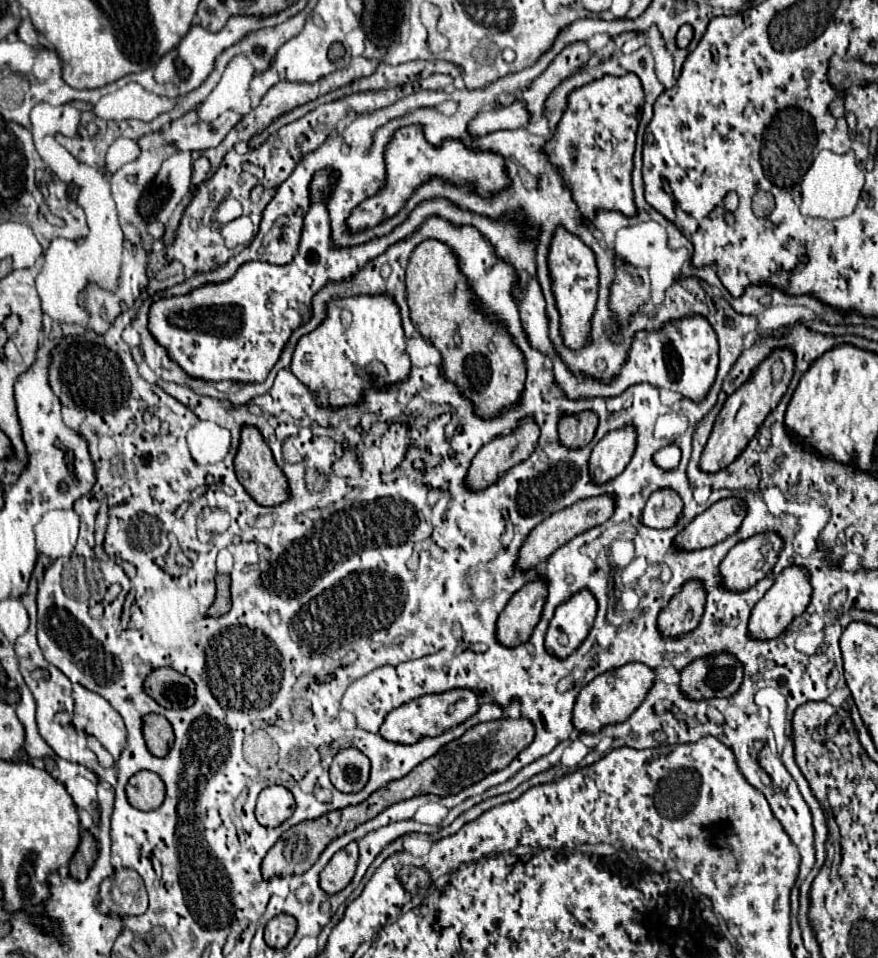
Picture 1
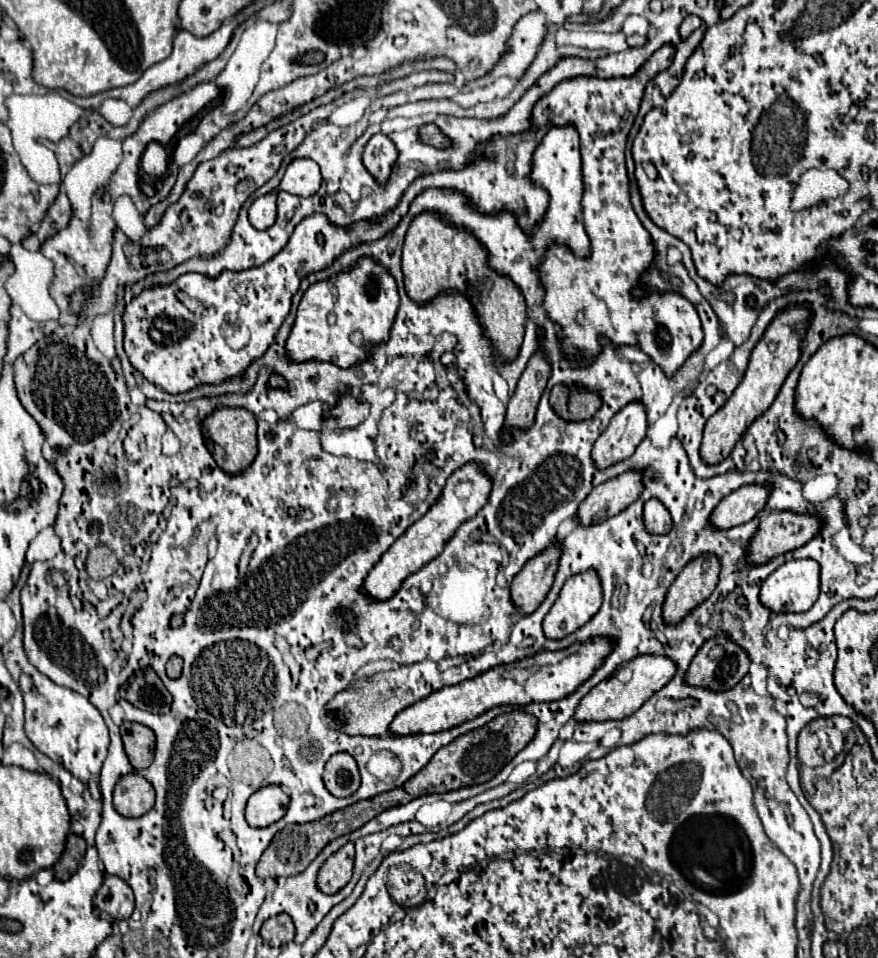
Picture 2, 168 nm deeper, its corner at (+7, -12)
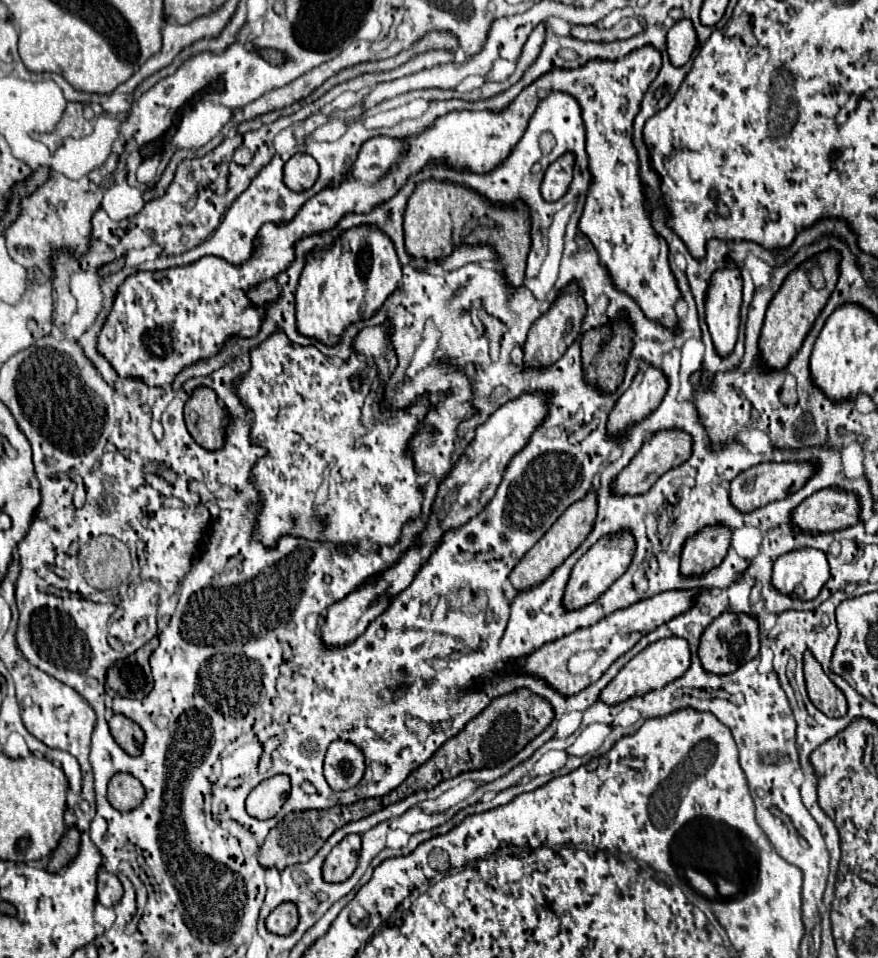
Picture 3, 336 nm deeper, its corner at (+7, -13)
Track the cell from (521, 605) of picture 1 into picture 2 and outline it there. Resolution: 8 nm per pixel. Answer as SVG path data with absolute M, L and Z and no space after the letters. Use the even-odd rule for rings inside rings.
M560 539L546 551L538 553L534 559L528 559L522 571L512 579L510 593L514 605L522 613L532 613L548 595L560 559Z

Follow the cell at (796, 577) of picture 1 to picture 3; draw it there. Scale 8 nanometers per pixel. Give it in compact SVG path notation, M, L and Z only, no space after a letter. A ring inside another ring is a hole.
M802 548L774 562L772 586L784 596L800 594L800 600L814 600L828 578L830 568L826 556L816 548Z

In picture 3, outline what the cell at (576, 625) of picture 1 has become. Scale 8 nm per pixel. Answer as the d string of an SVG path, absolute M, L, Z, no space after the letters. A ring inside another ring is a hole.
M618 534L618 536L598 540L598 544L594 544L572 568L570 580L564 590L562 606L566 610L580 610L580 608L586 608L588 604L596 602L610 588L610 584L626 572L626 568L630 566L630 560L632 560L632 552L634 552L634 538L630 534Z

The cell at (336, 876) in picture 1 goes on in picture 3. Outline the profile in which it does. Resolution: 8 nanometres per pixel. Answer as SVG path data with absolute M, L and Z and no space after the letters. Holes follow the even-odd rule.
M350 834L338 846L332 848L322 866L322 878L326 882L344 882L354 874L360 854L360 836Z

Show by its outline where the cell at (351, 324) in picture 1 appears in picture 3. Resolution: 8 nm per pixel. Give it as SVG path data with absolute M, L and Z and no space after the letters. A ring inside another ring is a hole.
M368 226L344 232L328 252L310 254L300 274L296 290L298 332L326 346L336 346L350 324L368 320L382 308L386 298L398 288L400 278L400 262L388 236Z

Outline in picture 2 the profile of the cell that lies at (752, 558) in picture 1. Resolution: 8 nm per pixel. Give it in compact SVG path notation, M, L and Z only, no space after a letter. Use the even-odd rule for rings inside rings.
M762 511L758 519L760 529L750 541L746 555L750 563L764 563L776 555L794 551L818 535L818 527L822 527L820 517L794 511Z

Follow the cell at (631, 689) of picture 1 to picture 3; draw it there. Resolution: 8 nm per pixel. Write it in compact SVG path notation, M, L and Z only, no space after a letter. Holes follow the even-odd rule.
M664 638L664 640L658 640L650 646L646 646L642 652L638 652L620 672L618 676L602 690L600 694L600 700L608 706L616 706L616 704L622 704L630 698L636 698L636 696L644 696L652 690L660 690L664 688L666 684L674 682L676 678L680 678L690 666L690 648L686 644L686 640L682 638Z

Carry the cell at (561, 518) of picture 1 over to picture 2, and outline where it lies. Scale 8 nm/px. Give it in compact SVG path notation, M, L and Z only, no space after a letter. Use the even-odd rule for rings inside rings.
M634 469L624 471L622 475L594 487L594 491L582 501L578 519L582 525L600 523L626 509L630 503L634 503L634 499L638 499L640 493L642 473Z

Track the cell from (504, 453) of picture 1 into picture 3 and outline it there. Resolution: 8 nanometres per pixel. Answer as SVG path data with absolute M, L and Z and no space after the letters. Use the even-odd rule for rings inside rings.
M570 286L552 304L552 308L532 324L532 328L528 332L528 340L524 344L524 364L528 368L548 368L556 360L560 360L562 354L566 352L566 348L578 338L584 314L586 314L586 306L584 306L582 294L580 294L580 290L576 286Z

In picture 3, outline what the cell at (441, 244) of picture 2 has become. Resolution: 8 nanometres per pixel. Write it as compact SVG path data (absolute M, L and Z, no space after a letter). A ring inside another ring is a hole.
M436 180L418 184L418 188L408 200L404 214L406 252L414 260L432 266L438 260L450 256L452 250L460 244L468 246L488 244L498 254L504 278L514 288L524 286L524 268L530 250L528 232L530 232L530 220L522 204L516 204L516 208L498 208L488 204L484 198L480 198L476 192L468 188Z

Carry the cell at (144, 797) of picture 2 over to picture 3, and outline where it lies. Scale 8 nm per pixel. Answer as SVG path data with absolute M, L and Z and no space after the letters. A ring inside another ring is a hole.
M116 774L108 784L108 802L118 812L130 812L138 808L146 798L146 790L132 774Z

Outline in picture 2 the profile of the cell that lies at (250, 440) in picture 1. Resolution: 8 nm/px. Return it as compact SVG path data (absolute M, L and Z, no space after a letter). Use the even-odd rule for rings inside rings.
M220 407L204 419L204 427L210 453L226 473L238 473L252 463L256 455L256 419L250 411L242 407Z

